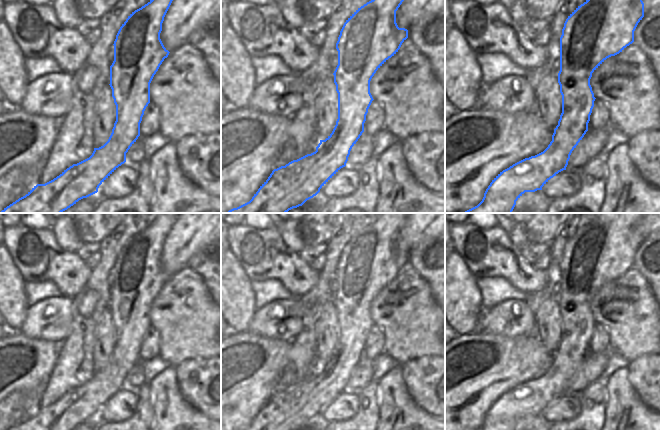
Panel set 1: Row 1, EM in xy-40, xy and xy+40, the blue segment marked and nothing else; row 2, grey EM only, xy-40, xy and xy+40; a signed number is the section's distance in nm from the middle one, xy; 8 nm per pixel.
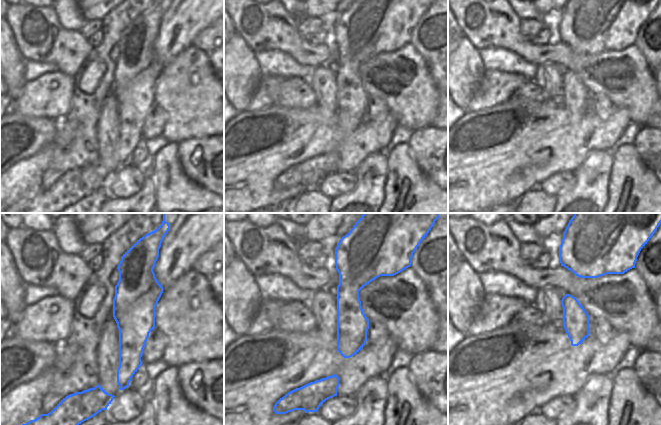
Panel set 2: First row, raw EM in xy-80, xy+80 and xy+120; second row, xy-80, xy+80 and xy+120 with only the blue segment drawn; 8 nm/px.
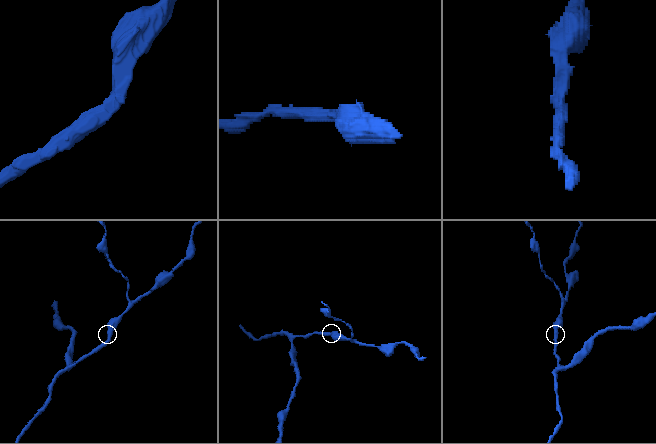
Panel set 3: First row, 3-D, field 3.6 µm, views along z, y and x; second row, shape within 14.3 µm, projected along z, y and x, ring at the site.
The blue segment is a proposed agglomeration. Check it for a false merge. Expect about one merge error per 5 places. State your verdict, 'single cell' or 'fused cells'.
single cell

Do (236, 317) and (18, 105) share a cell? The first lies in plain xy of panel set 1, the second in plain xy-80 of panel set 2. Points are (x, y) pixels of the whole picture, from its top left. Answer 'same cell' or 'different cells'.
different cells

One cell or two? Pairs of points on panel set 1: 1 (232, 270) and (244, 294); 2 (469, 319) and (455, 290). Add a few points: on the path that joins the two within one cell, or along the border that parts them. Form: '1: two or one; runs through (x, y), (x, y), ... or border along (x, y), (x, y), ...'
1: one; runs through (232, 276), (232, 282), (238, 288)
2: one; runs through (462, 312), (461, 303), (457, 297)

